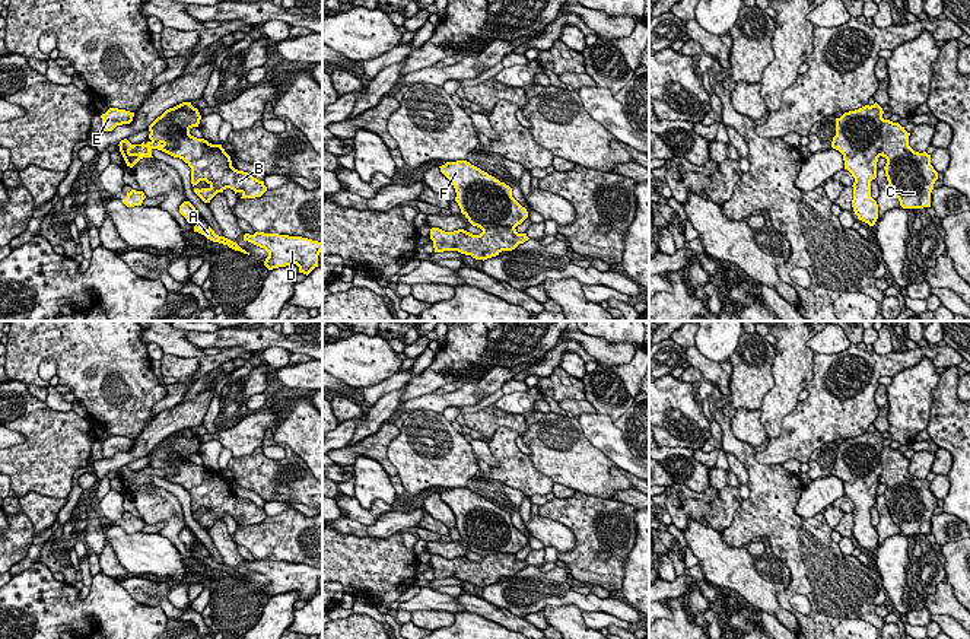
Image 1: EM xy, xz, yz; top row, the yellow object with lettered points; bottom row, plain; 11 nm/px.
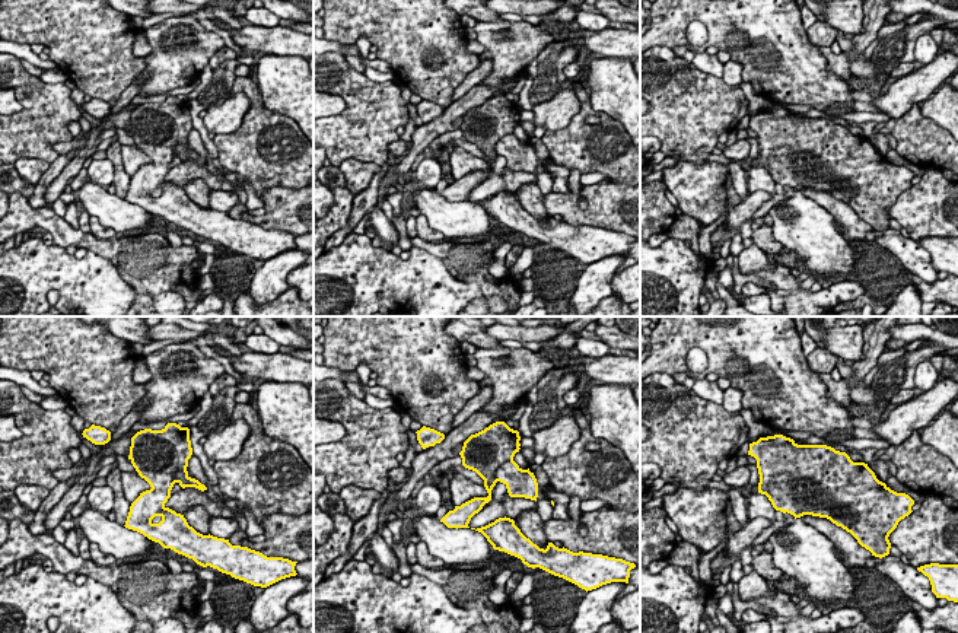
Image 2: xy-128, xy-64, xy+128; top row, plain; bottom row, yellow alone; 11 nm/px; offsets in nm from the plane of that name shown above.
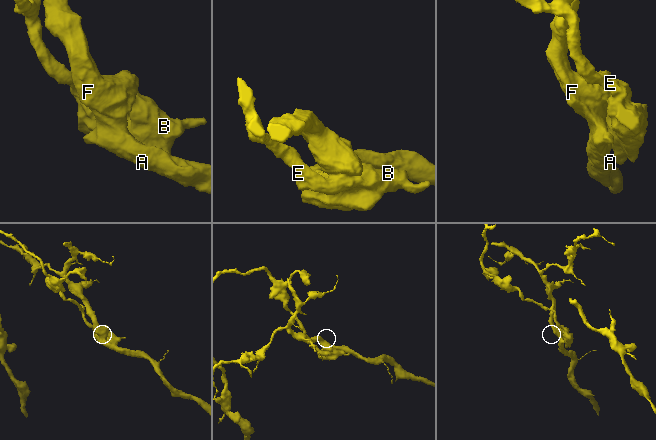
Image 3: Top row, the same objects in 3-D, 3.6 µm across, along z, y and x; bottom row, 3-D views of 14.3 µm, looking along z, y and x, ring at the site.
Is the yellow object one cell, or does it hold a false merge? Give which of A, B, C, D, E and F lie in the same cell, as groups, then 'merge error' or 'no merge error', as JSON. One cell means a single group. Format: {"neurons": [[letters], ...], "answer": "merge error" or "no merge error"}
{"neurons": [["A", "D", "F"], ["B", "C", "E"]], "answer": "merge error"}

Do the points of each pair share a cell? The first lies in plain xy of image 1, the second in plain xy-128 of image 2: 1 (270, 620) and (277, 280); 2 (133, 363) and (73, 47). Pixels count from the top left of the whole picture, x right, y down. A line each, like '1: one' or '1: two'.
1: one
2: one

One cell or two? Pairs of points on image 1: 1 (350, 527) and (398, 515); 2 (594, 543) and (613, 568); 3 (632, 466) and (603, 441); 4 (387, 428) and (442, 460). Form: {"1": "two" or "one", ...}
{"1": "one", "2": "one", "3": "one", "4": "two"}

